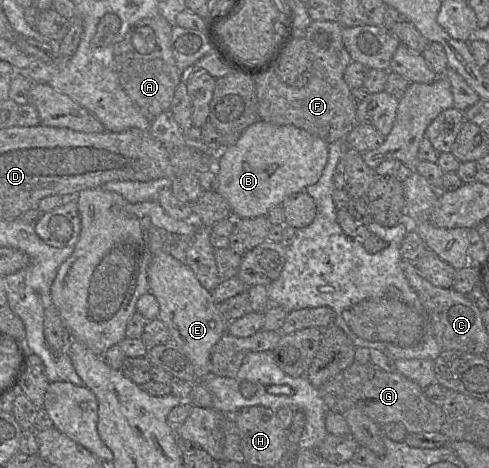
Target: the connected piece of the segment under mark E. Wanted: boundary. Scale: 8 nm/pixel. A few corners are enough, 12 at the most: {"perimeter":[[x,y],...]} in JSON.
{"perimeter":[[167,253],[149,292],[196,380],[226,333],[211,292]]}

